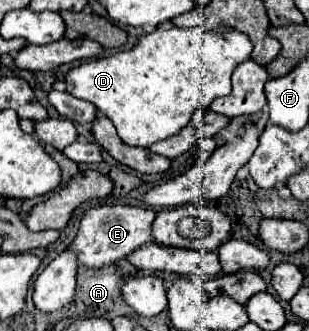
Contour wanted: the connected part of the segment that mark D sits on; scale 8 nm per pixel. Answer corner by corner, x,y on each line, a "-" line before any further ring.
202,25
196,27
156,27
152,33
142,35
130,51
118,51
108,57
98,57
66,73
66,91
78,99
90,101
100,113
104,113
116,127
120,139
128,145
150,147
160,139
176,135
188,121
192,121
198,109
204,109
212,99
228,95
232,89
230,77
236,65
250,59
252,43
244,33
218,33

